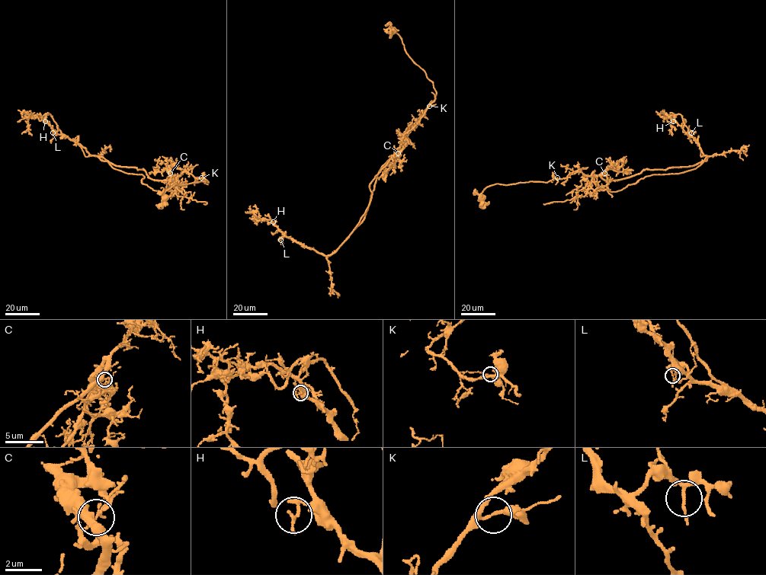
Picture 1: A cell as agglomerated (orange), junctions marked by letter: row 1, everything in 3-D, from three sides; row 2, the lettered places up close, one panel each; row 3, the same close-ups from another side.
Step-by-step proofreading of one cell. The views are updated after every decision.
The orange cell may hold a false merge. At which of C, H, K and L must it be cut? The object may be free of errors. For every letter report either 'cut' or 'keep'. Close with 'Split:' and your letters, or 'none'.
C: cut
H: keep
K: keep
L: keep
Split: C

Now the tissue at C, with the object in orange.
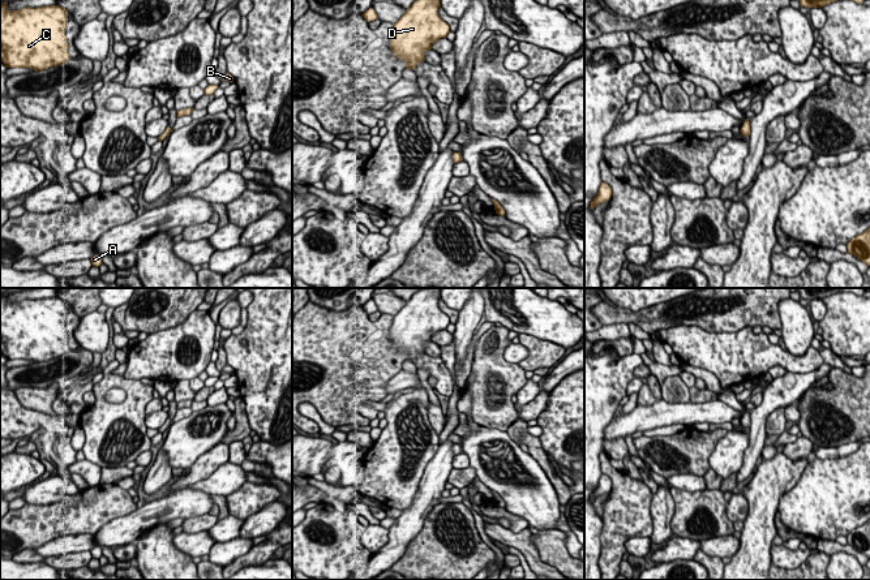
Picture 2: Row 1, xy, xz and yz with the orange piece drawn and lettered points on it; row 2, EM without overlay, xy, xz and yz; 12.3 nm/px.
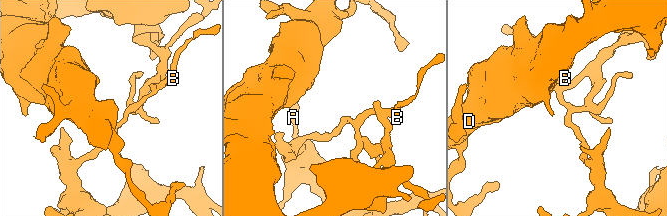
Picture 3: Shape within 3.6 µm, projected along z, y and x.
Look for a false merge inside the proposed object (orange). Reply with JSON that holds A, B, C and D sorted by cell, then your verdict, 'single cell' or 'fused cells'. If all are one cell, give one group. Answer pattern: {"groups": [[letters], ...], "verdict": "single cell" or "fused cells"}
{"groups": [["A"], ["B", "C", "D"]], "verdict": "fused cells"}

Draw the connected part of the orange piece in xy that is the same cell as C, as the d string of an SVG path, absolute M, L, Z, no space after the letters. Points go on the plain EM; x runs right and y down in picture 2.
M0 295L0 353L35 364L63 357L70 351L67 315L68 304L60 297L9 302Z

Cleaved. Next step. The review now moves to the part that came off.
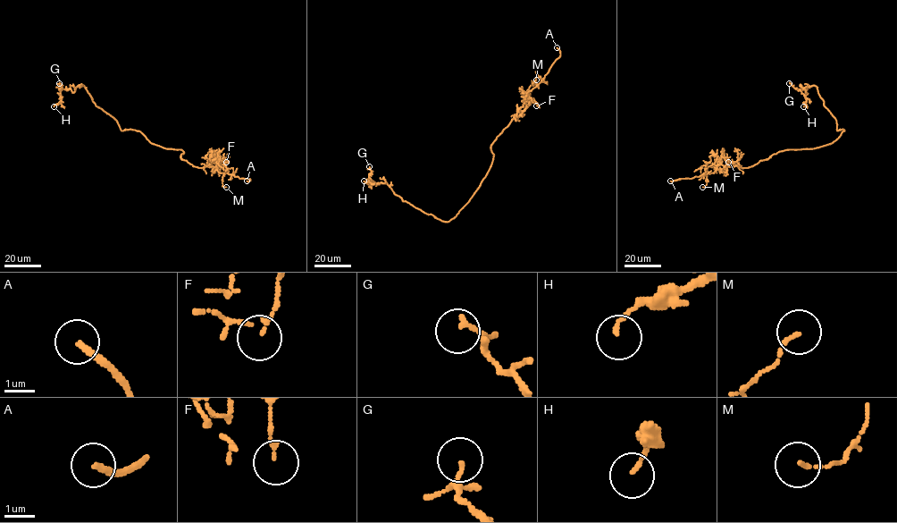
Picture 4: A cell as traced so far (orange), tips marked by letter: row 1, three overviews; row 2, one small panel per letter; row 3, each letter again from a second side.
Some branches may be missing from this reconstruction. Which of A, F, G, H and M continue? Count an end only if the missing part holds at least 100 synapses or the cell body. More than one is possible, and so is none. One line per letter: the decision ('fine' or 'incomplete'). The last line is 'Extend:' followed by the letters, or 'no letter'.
A: incomplete
F: fine
G: fine
H: fine
M: fine
Extend: A

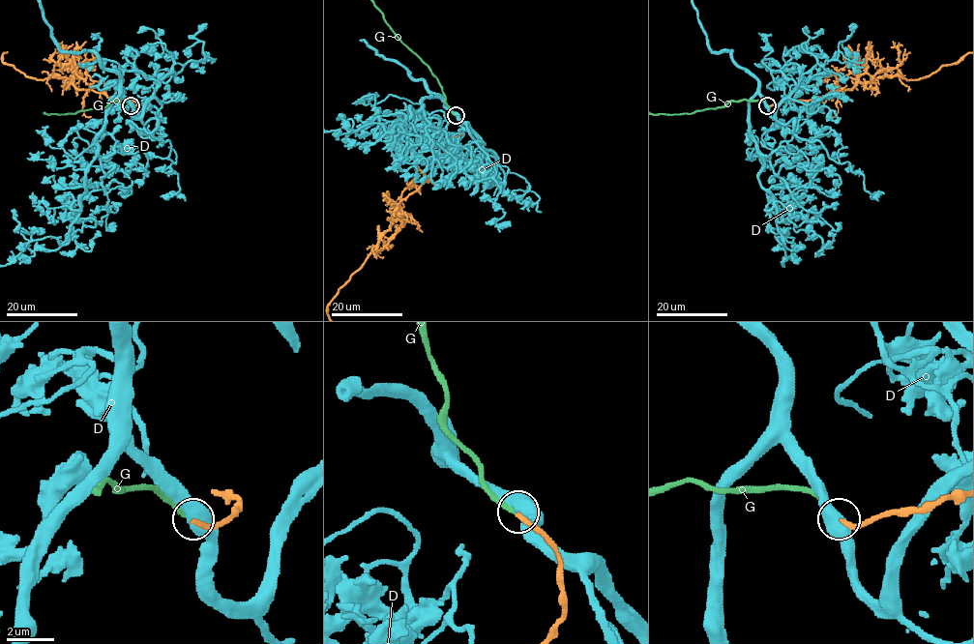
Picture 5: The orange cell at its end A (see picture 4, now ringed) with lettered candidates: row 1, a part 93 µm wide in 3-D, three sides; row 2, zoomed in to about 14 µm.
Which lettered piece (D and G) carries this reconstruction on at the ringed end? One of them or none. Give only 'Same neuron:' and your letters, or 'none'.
Same neuron: G

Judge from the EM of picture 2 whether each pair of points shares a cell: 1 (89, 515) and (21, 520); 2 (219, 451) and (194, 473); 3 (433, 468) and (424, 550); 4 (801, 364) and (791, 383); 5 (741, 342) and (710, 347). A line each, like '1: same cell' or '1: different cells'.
1: same cell
2: same cell
3: different cells
4: different cells
5: same cell

